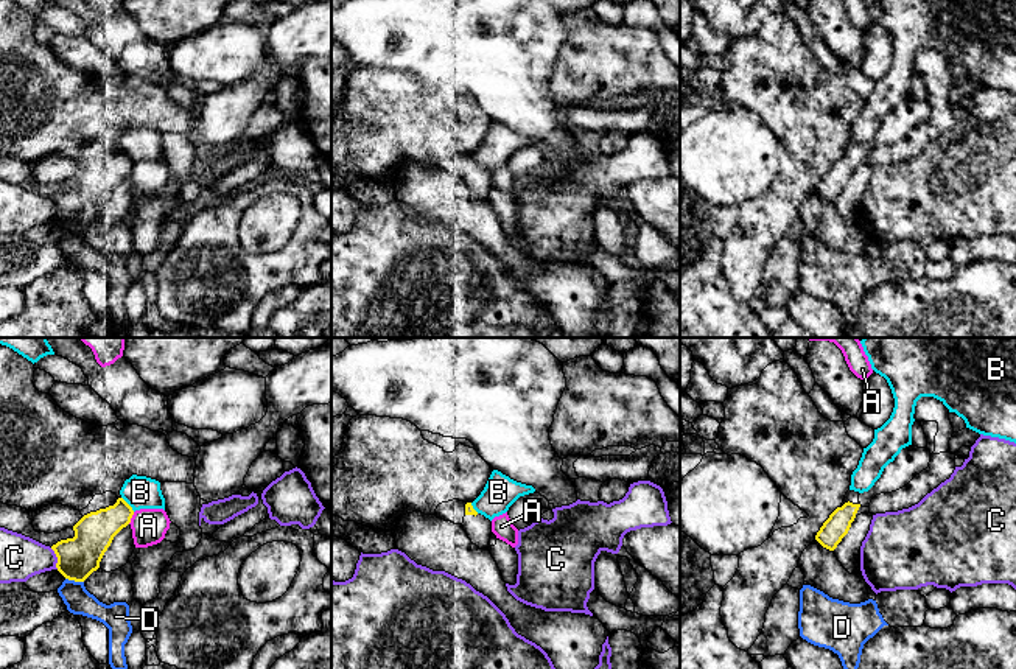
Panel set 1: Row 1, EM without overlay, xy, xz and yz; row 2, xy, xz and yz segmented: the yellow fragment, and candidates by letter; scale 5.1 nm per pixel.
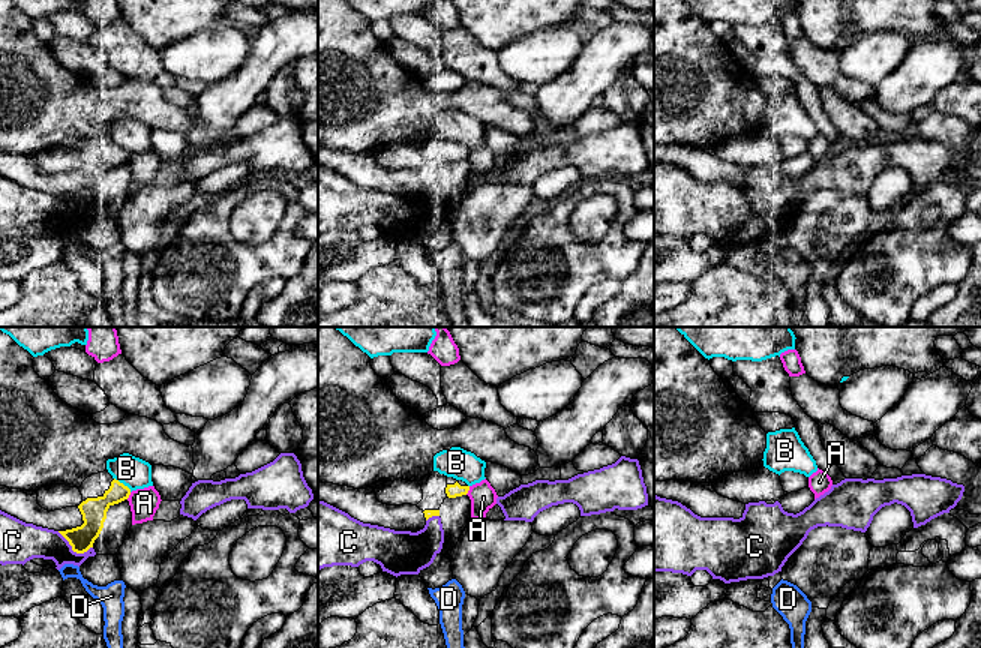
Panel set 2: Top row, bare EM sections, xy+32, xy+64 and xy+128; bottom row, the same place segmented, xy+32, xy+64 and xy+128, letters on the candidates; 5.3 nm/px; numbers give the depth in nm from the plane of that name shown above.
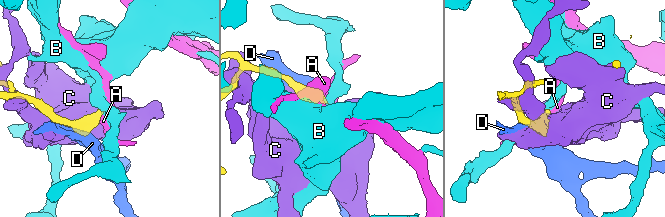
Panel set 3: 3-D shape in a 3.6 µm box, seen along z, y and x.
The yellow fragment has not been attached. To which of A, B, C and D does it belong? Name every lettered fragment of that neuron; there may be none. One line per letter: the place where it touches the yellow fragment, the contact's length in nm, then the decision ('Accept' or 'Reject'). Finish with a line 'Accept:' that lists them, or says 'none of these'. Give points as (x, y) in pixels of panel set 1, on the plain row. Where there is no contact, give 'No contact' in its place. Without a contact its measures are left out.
A: Touches yellow at xy (131, 168). Shared border 70 nm. Reject
B: Touches yellow at xy (128, 156). Shared border 100 nm. Reject
C: Touches yellow at xy (58, 210). Shared border 120 nm. Reject
D: Touches yellow at xy (75, 232). Shared border 100 nm. Reject
Accept: none of these

